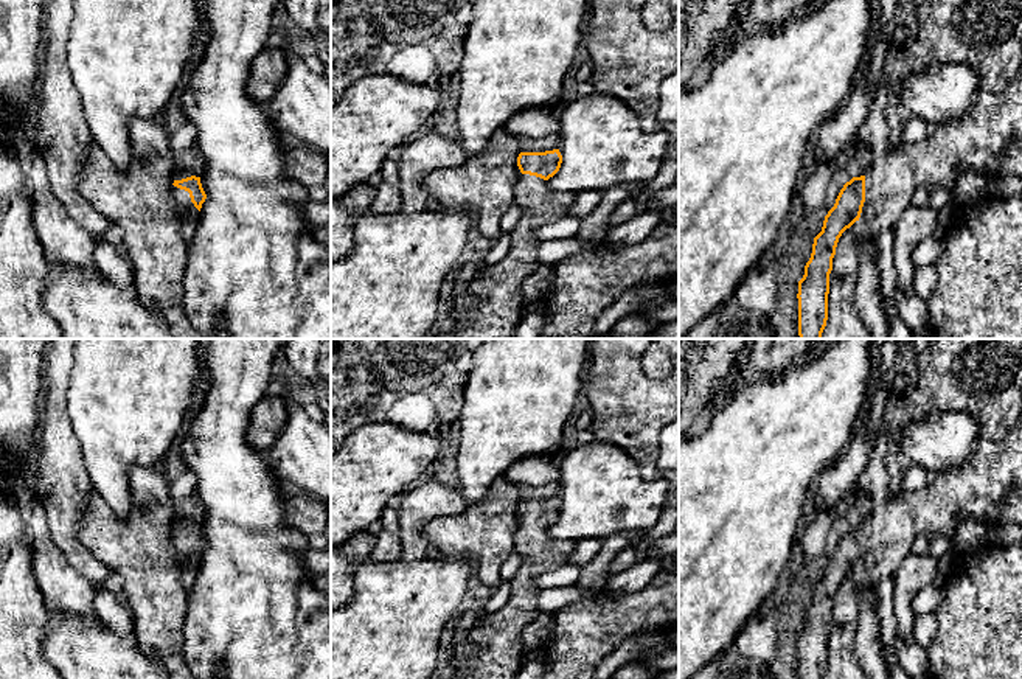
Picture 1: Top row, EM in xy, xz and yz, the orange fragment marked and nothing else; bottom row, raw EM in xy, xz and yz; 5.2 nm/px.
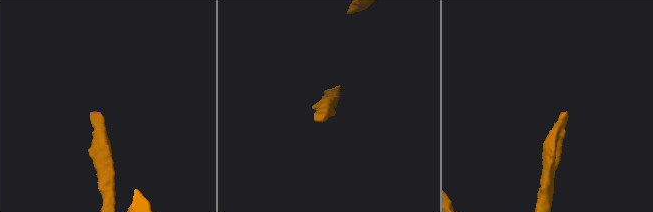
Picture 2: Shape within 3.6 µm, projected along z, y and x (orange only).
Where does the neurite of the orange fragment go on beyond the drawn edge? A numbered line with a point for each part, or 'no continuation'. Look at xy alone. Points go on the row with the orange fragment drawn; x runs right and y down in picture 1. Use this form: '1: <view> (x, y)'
1: xy (188, 213)

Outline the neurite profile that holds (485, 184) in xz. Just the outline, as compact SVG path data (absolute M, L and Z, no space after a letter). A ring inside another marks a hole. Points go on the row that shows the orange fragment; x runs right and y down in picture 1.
M500 129L480 155L432 172L424 182L424 191L444 208L471 210L478 232L497 239L502 235L502 218L514 205L514 188L522 176L519 154L517 138Z

